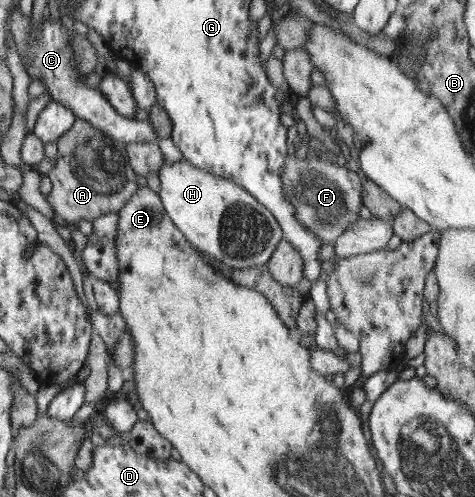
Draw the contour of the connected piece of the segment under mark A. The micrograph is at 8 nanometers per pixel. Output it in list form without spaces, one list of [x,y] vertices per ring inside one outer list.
[[[76,119],[73,126],[56,142],[58,147],[56,164],[47,173],[52,181],[52,190],[45,197],[56,215],[65,220],[69,227],[78,225],[80,221],[94,222],[108,213],[117,214],[126,201],[137,192],[138,175],[129,164],[129,155],[124,142],[110,137],[82,119]]]

